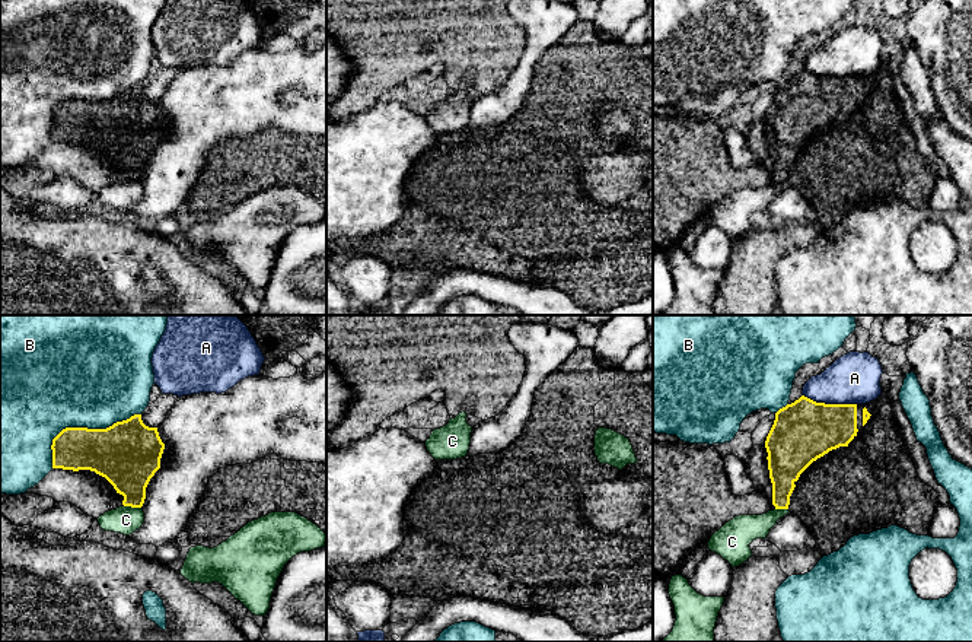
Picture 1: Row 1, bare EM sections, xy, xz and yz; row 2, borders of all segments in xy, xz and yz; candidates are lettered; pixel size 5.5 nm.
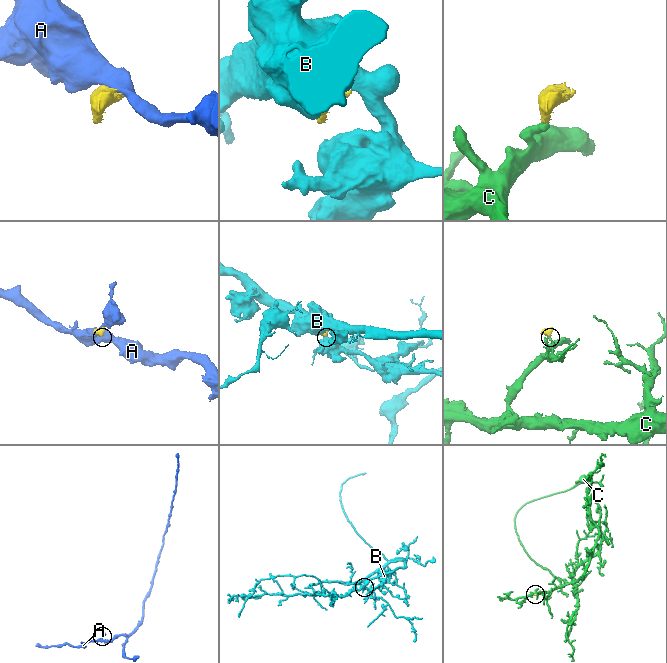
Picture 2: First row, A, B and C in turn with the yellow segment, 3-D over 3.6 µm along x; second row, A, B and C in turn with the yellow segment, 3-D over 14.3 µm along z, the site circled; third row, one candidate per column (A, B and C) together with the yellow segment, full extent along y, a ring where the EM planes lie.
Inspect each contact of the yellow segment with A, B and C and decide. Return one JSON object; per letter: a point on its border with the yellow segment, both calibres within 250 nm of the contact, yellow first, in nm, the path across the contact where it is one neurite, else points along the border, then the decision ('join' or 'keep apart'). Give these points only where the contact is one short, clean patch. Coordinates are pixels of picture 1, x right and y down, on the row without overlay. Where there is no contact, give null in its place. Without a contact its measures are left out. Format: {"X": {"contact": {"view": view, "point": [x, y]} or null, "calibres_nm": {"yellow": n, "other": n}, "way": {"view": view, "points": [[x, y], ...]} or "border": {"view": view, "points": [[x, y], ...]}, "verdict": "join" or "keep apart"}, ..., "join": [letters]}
{"A": {"contact": {"view": "yz", "point": [829, 78]}, "calibres_nm": {"yellow": 340, "other": 280}, "verdict": "keep apart"}, "B": {"contact": {"view": "xy", "point": [82, 101]}, "calibres_nm": {"yellow": 320, "other": 500}, "verdict": "keep apart"}, "C": {"contact": {"view": "xy", "point": [133, 180]}, "calibres_nm": {"yellow": 300, "other": 160}, "border": {"view": "xy", "points": [[124, 178], [140, 181]]}, "verdict": "keep apart"}, "join": []}

